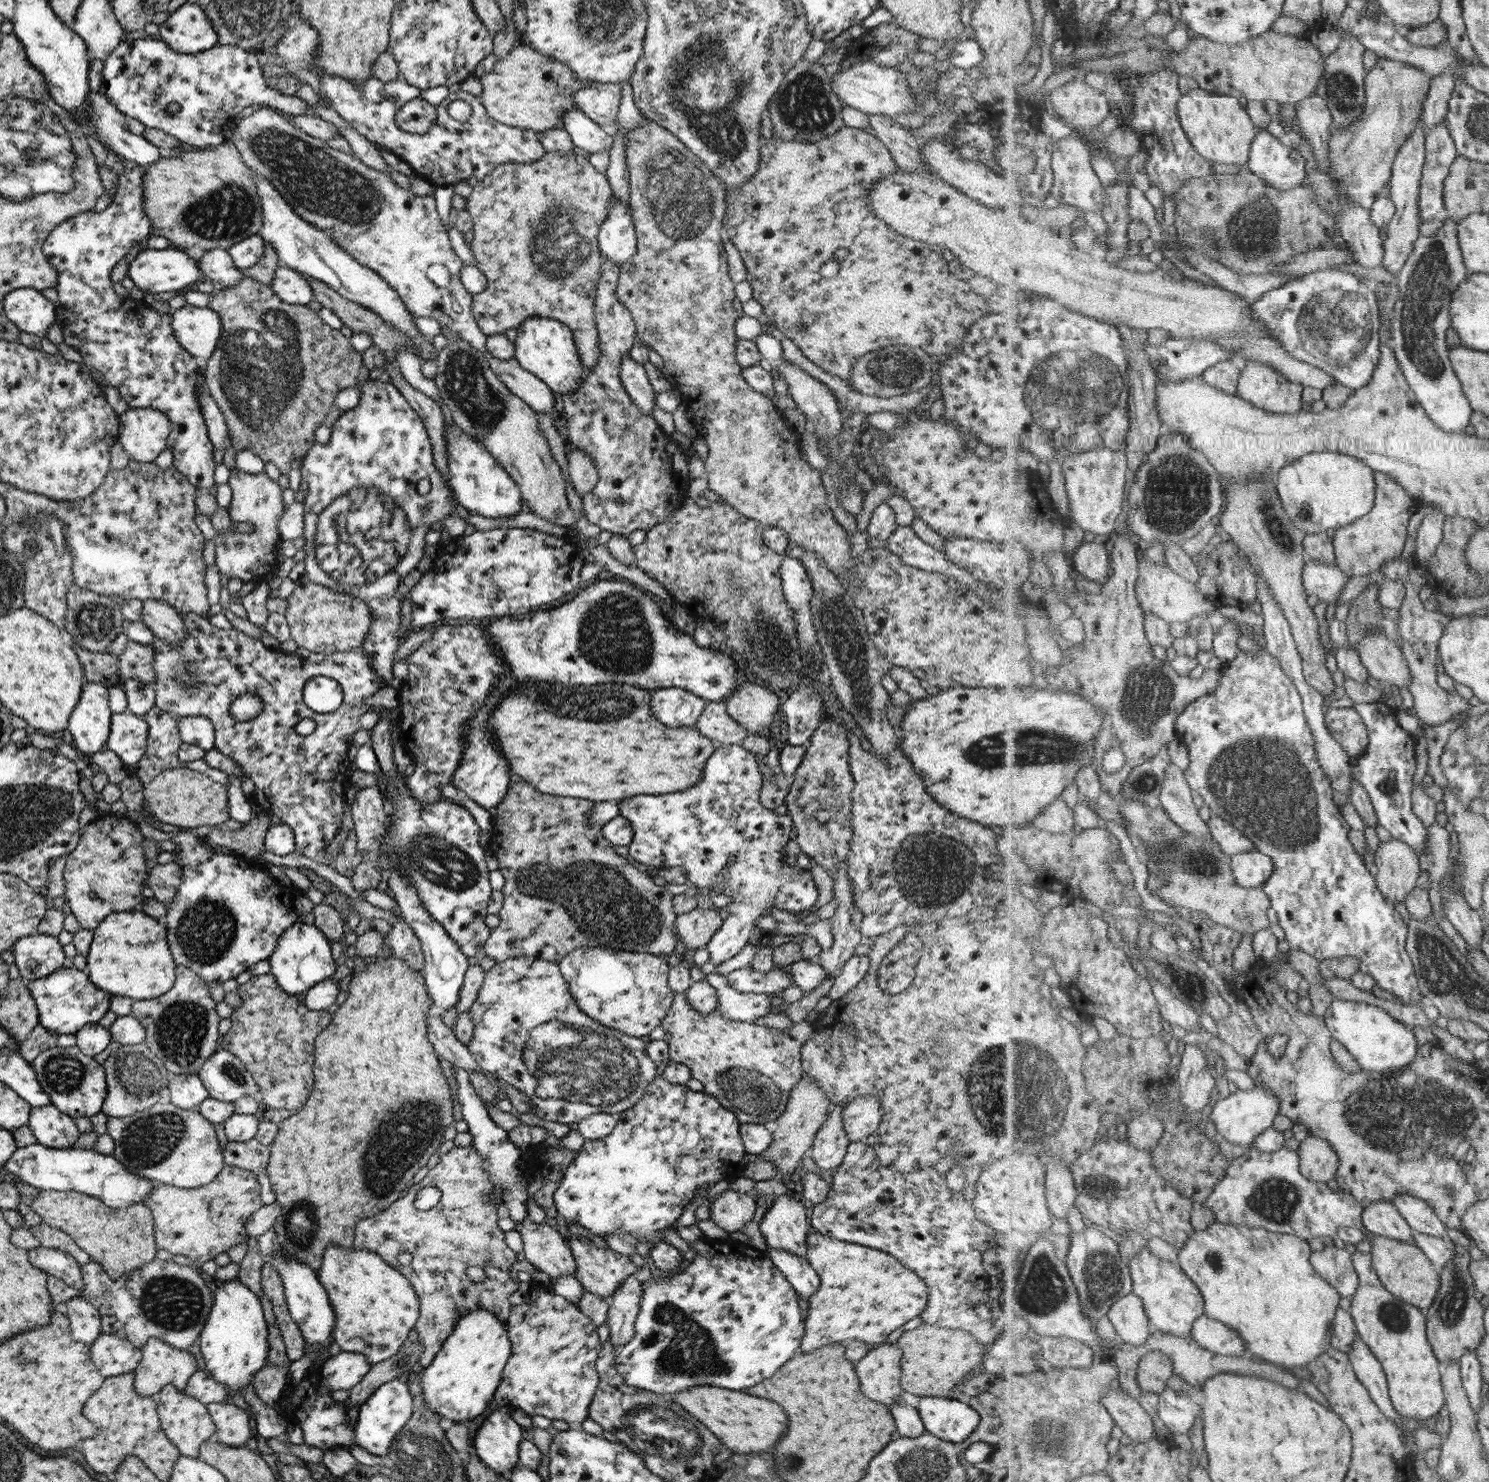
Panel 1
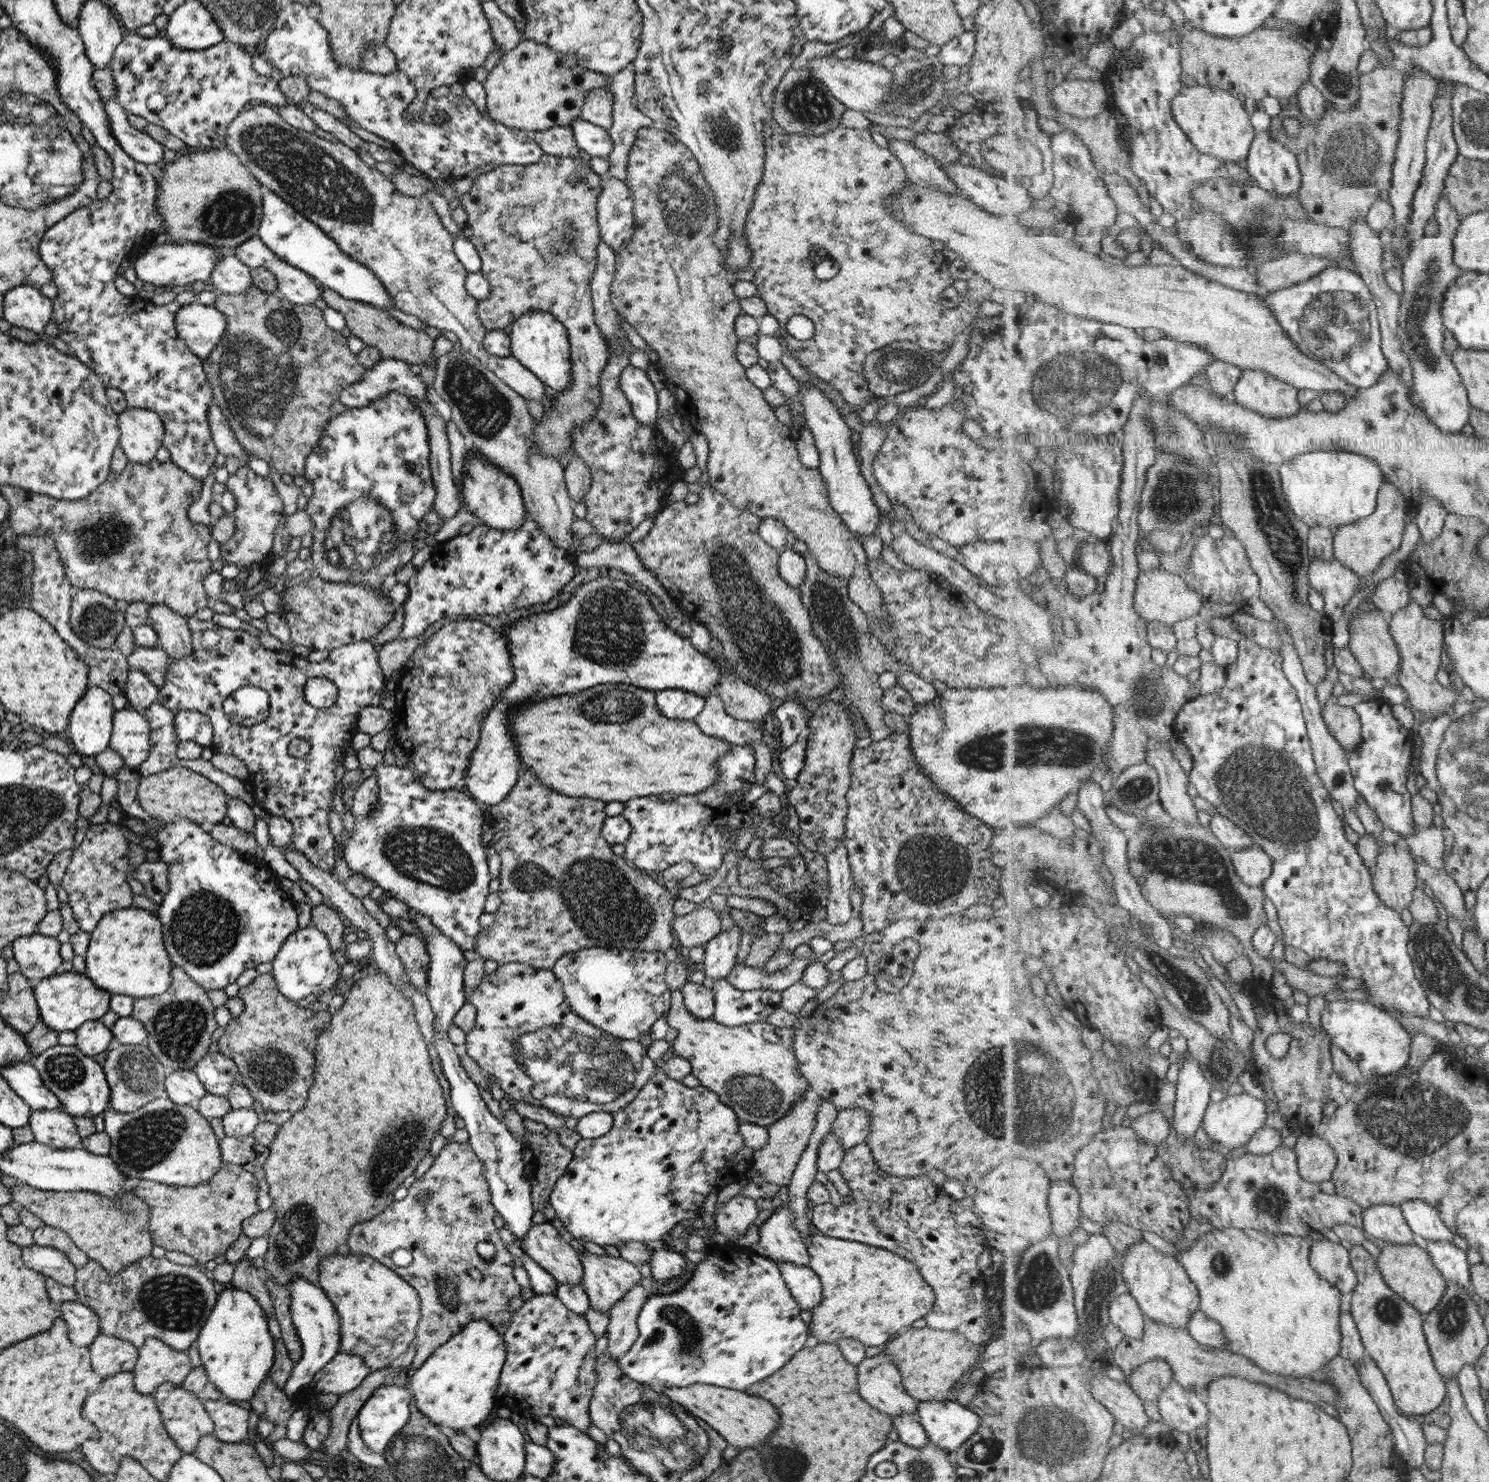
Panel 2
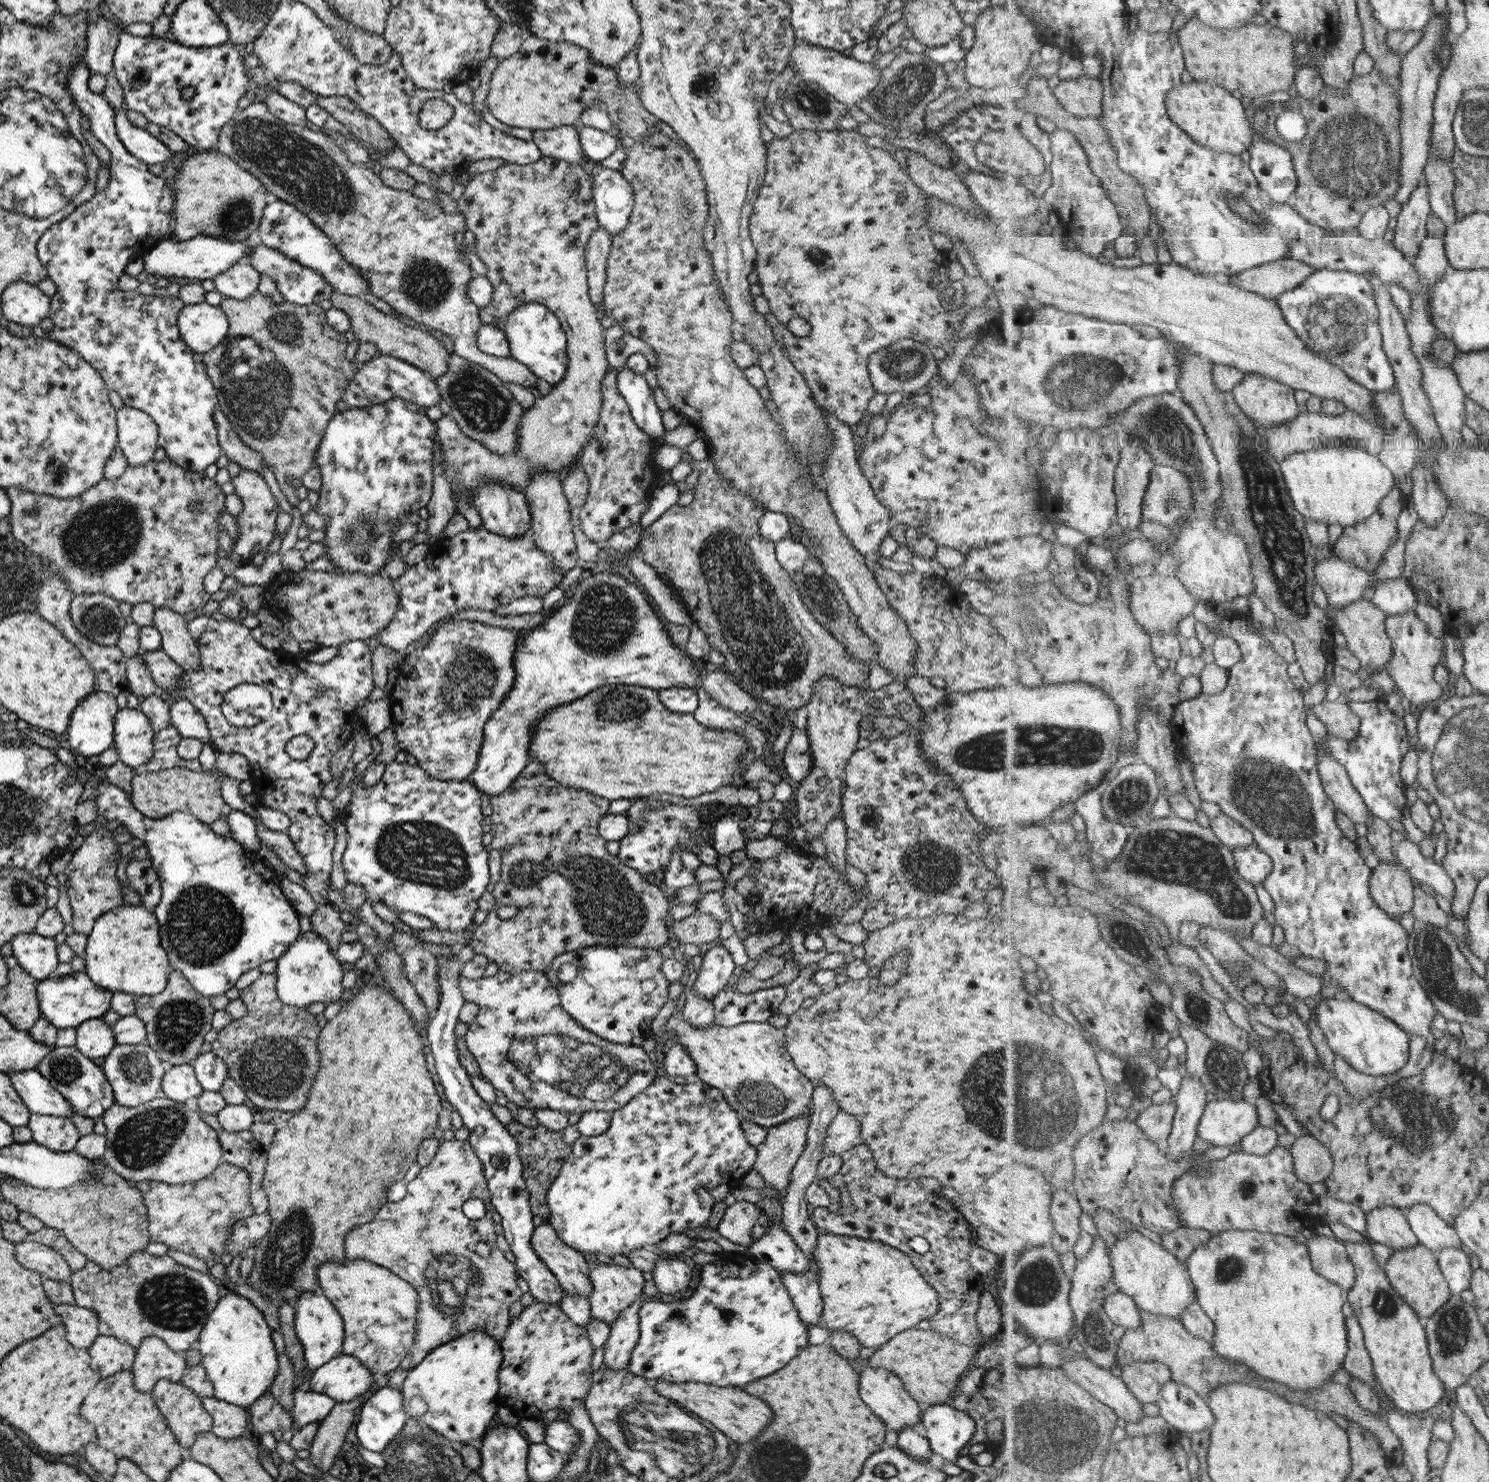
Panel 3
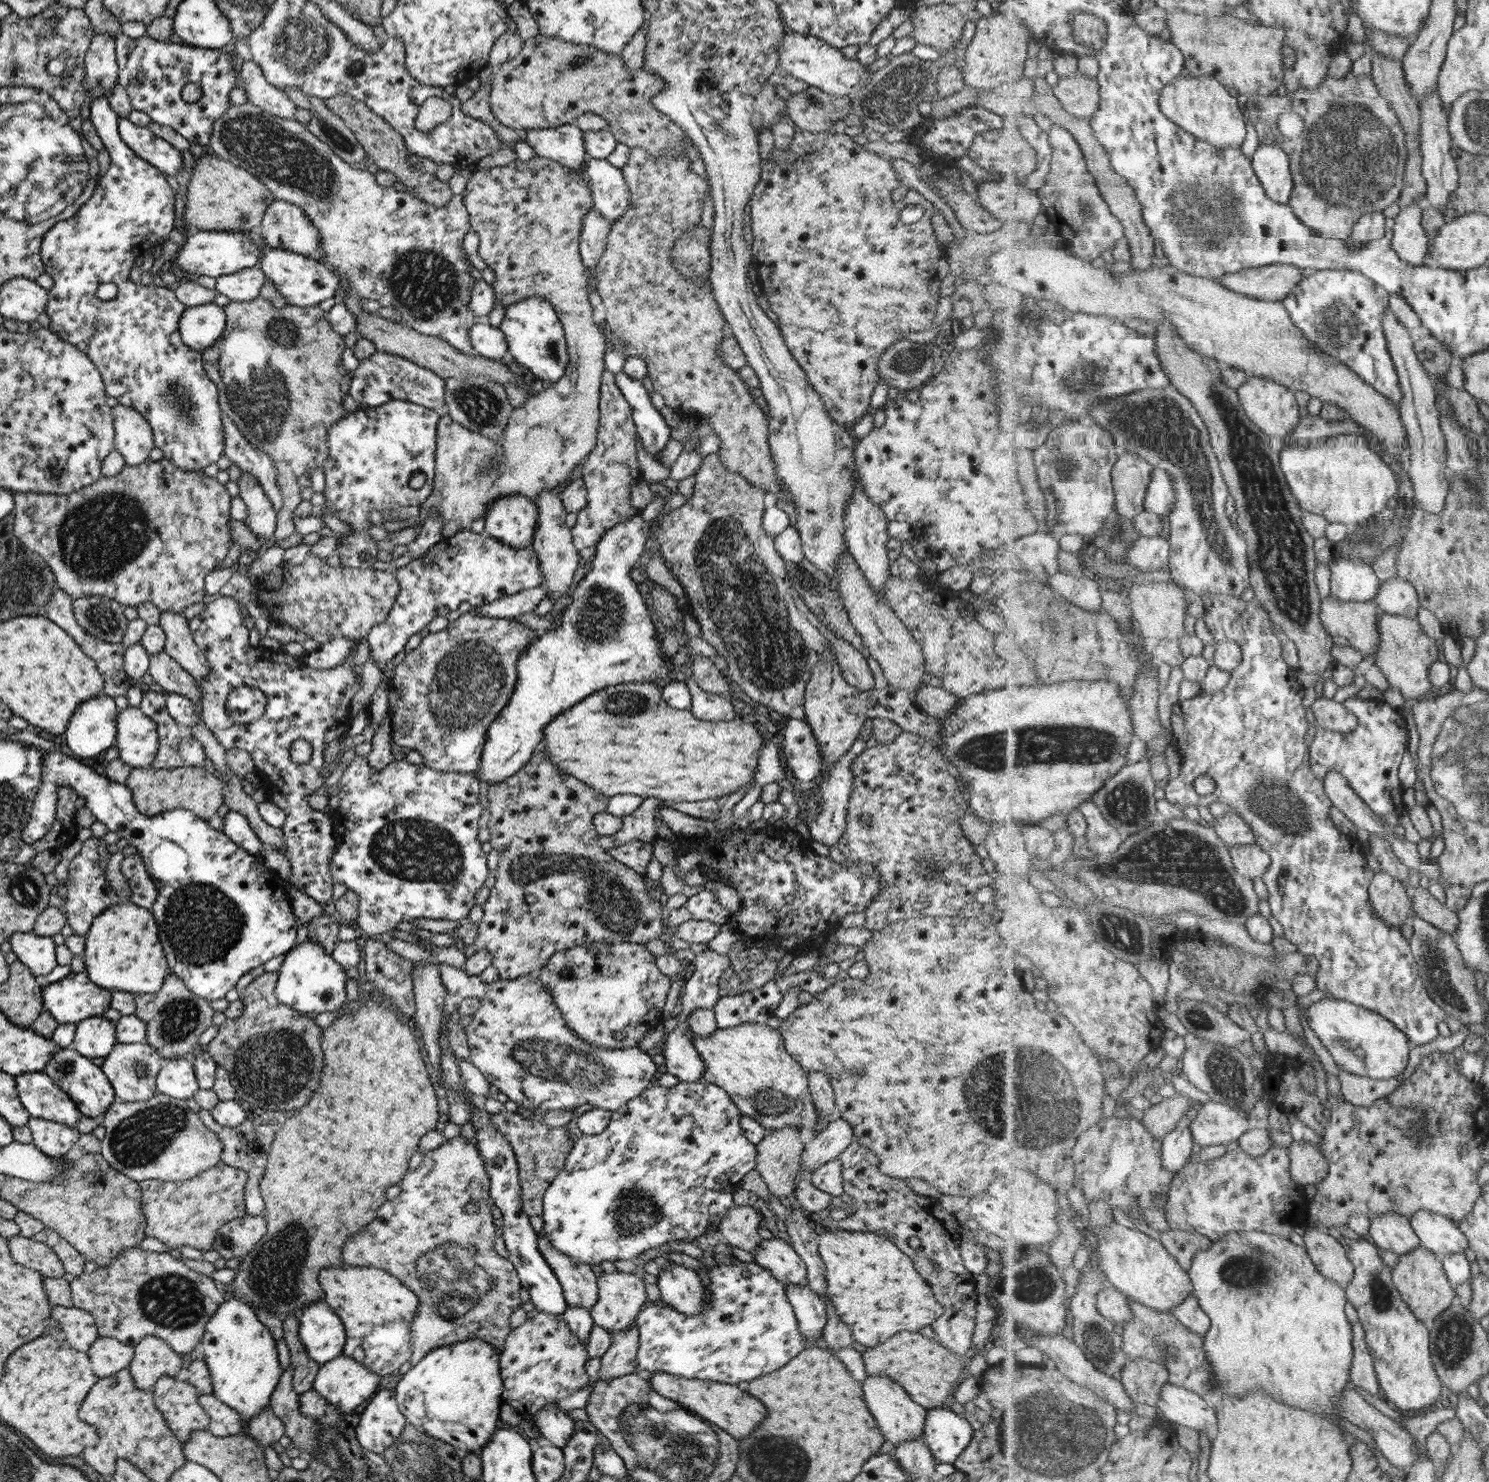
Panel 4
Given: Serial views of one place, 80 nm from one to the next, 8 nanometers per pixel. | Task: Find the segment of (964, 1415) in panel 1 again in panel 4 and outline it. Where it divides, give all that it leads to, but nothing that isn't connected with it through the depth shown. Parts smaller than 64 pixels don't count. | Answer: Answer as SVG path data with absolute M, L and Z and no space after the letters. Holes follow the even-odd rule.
M949 1408L926 1409L921 1439L933 1460L952 1464L972 1437L972 1426Z

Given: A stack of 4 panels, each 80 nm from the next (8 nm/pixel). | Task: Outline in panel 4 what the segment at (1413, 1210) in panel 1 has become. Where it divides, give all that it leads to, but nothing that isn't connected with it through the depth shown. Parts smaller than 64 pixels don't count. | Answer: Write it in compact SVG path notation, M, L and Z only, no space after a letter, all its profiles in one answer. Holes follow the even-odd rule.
M1427 1209L1418 1210L1409 1219L1421 1240L1421 1246L1431 1250L1437 1260L1471 1249L1469 1239L1457 1221Z

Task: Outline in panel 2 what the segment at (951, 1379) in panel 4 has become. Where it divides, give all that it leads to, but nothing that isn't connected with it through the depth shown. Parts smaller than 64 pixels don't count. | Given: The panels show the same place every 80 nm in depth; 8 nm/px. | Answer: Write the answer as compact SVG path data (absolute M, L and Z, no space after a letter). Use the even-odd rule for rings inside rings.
M915 1328L899 1334L885 1346L885 1354L893 1358L900 1372L902 1387L906 1393L919 1401L945 1401L947 1392L963 1376L972 1370L976 1360L990 1361L995 1352L988 1346L976 1345L955 1331L929 1328Z

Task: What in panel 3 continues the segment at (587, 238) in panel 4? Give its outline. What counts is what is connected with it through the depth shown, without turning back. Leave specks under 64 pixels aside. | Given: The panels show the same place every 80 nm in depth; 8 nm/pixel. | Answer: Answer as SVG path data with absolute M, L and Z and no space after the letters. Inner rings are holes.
M598 226L590 234L585 245L586 283L589 299L594 306L602 303L601 291L606 279L606 260L610 251L610 241L607 231Z

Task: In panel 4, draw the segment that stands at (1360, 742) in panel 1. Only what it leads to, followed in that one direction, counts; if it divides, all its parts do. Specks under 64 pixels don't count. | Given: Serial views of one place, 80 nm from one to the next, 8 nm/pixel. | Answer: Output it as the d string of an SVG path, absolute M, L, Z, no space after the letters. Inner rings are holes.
M1316 699L1311 708L1317 724L1323 728L1349 733L1359 726L1357 715L1339 699Z

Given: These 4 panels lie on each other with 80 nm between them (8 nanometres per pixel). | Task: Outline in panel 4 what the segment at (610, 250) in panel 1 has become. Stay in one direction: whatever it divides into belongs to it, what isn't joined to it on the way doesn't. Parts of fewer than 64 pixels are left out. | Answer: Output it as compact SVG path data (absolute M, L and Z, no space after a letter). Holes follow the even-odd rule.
M587 158L584 162L585 174L589 181L588 187L594 209L611 224L616 218L620 218L630 204L628 186L625 184L622 172L610 165L605 159Z

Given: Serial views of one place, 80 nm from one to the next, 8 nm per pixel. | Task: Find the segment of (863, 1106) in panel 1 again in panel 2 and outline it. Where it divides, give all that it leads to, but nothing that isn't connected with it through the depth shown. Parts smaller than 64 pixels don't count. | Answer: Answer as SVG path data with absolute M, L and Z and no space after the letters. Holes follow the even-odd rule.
M865 1110L839 1111L833 1119L831 1132L842 1140L842 1147L863 1143L870 1131L870 1117Z

